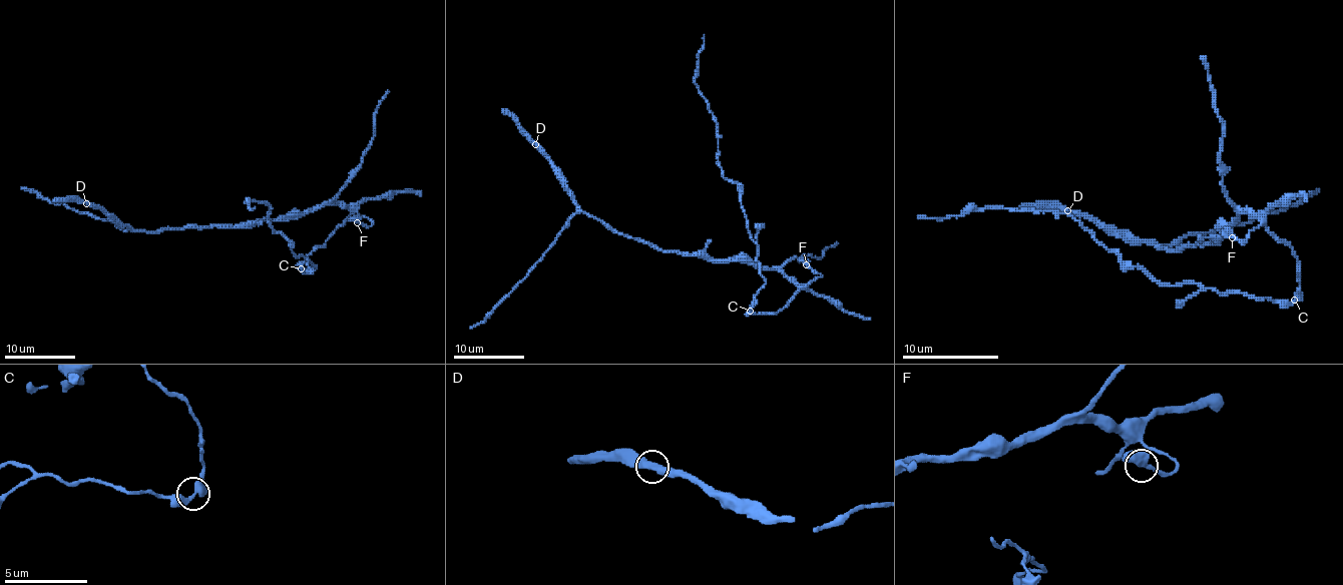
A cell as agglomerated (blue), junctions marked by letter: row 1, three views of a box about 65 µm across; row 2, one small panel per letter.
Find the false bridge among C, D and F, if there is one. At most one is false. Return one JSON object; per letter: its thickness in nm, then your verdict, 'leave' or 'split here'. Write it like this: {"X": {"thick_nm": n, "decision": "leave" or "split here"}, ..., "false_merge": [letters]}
{"C": {"thick_nm": 460, "decision": "split here"}, "D": {"thick_nm": 400, "decision": "leave"}, "F": {"thick_nm": 440, "decision": "leave"}, "false_merge": ["C"]}

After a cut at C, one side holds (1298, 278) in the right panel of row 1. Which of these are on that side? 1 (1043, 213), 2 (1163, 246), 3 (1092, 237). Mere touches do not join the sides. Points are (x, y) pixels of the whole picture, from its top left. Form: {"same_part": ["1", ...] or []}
{"same_part": ["2"]}

